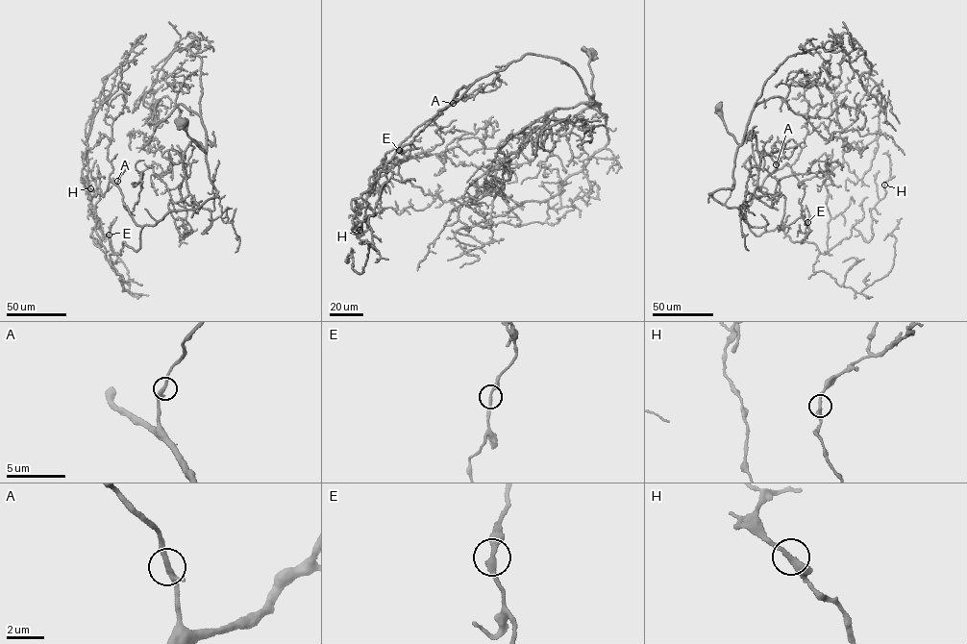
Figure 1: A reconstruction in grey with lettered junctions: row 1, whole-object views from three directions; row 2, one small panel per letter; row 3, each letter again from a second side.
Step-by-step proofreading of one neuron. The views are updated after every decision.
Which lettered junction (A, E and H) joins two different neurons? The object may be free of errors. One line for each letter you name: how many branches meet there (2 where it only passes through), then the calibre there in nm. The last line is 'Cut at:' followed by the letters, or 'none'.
Cut at: none

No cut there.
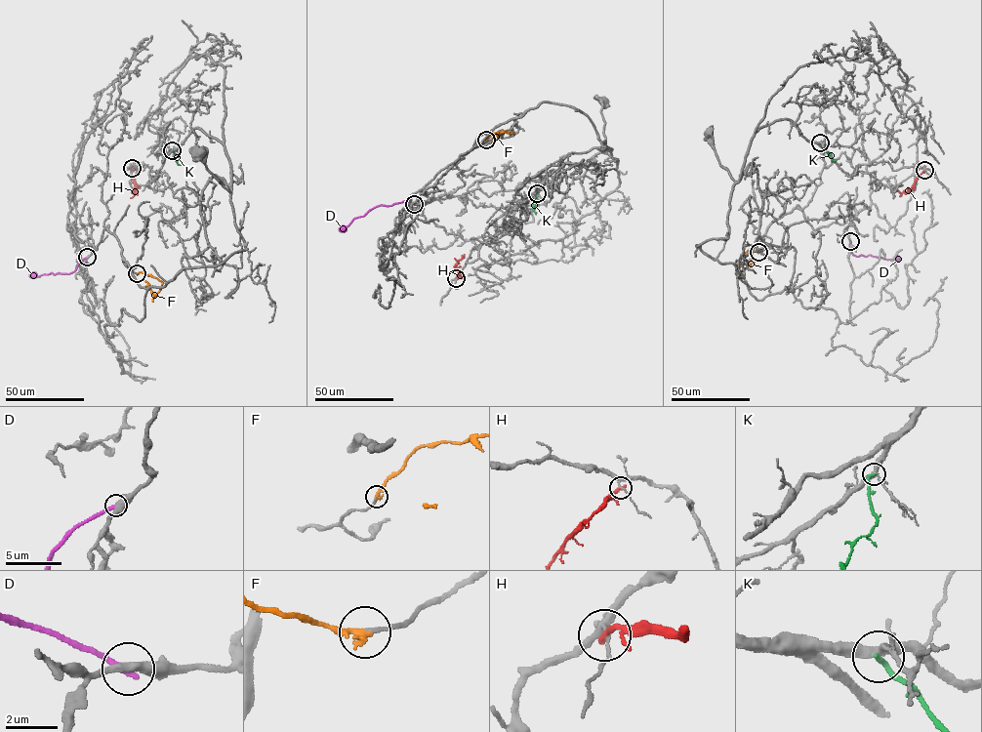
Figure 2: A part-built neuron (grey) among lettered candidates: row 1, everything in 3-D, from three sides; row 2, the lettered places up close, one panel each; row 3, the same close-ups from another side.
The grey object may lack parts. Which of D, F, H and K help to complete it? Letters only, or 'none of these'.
F

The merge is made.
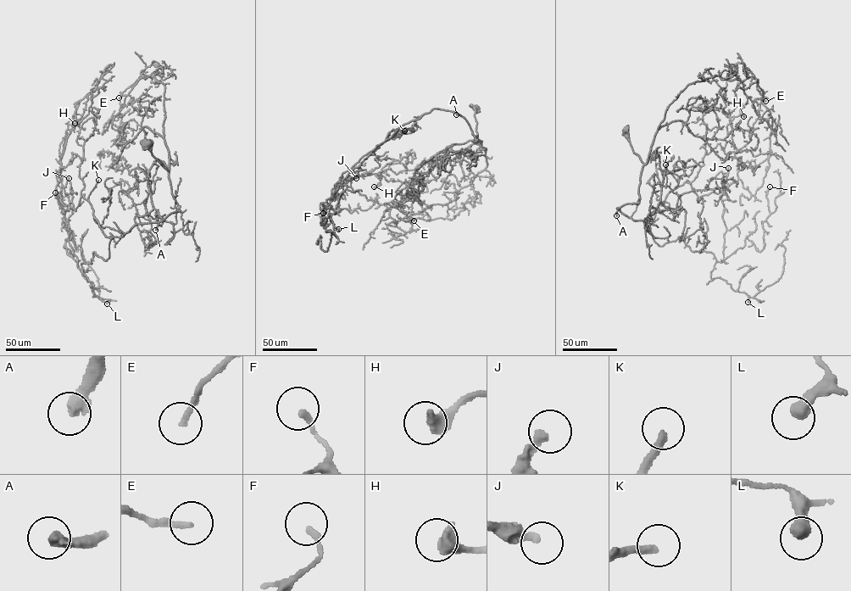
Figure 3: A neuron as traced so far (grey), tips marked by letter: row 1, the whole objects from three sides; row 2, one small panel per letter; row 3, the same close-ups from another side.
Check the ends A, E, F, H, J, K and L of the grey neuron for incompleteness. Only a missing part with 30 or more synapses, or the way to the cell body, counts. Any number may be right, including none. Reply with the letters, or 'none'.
A, K

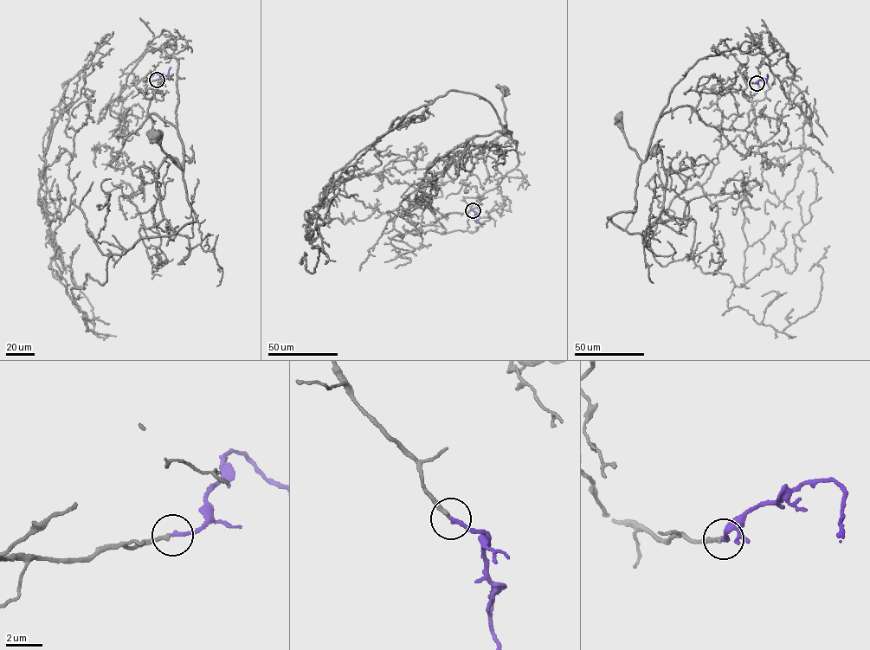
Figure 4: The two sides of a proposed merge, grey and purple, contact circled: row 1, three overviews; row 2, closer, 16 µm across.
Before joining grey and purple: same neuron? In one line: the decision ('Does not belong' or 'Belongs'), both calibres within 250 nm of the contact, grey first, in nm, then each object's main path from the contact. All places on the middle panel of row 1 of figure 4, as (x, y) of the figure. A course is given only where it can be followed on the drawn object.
Belongs. Thickness 220 nm (grey) against 200 nm. Course of grey: (473, 210), (464, 198), (477, 196), (476, 187), (460, 181), (477, 153), (511, 131), (503, 90). Course of purple: (473, 210), (477, 222), (485, 224)

